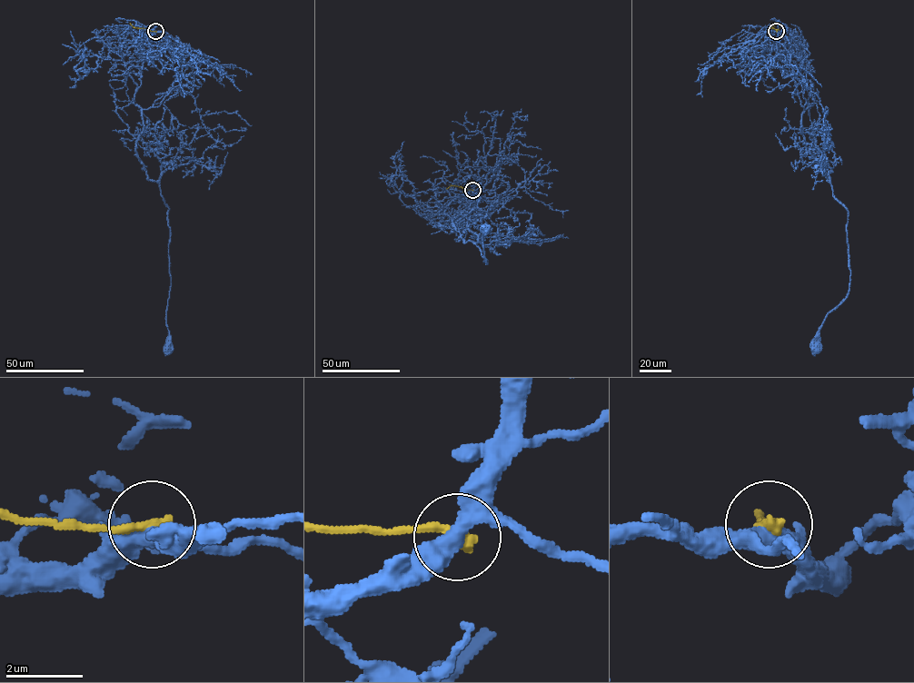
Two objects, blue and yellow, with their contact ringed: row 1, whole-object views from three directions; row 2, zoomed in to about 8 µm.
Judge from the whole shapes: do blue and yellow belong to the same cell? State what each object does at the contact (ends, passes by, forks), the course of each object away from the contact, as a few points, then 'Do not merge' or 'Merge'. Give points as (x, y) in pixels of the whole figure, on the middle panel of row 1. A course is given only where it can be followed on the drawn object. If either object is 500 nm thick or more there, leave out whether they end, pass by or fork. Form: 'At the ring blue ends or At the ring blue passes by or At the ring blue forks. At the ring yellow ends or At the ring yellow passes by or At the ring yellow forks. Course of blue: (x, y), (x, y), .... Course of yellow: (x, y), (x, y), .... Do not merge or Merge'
At the ring blue passes by. At the ring yellow ends. Course of blue: (472, 190), (461, 198), (451, 227), (460, 214), (453, 226), (479, 248), (486, 264), (486, 227). Course of yellow: (472, 190), (451, 185), (446, 189). Do not merge

